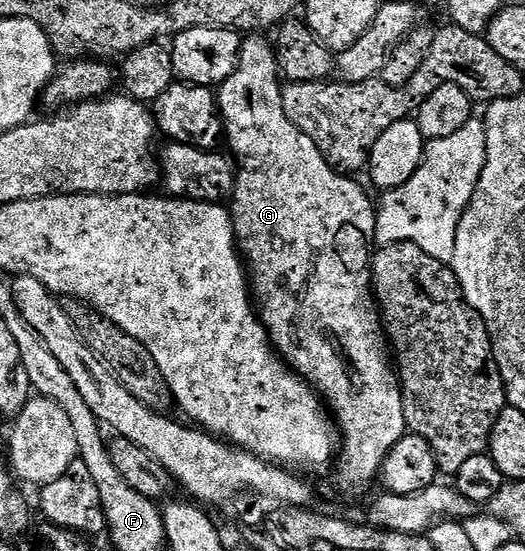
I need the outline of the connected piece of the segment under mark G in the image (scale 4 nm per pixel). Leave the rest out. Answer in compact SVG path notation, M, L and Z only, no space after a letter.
M257 33L242 38L241 56L237 62L235 73L231 73L231 77L227 77L227 81L221 84L217 95L217 105L221 108L221 122L225 124L224 138L227 140L227 147L229 143L228 150L237 164L237 184L231 200L233 232L237 234L237 246L247 264L248 274L251 276L251 291L255 296L256 306L259 308L259 318L265 324L265 331L273 342L273 350L285 360L289 370L296 371L321 396L324 406L328 408L335 420L341 446L339 451L341 468L337 471L337 487L341 491L361 491L364 487L371 486L373 479L375 483L381 474L381 466L387 453L391 453L391 449L395 449L395 445L407 433L405 414L403 413L401 380L391 362L391 347L387 342L381 309L378 307L373 293L373 269L369 239L371 243L371 237L377 234L377 207L374 200L373 203L369 200L368 193L353 180L356 178L336 171L325 160L323 153L315 145L315 141L311 141L311 137L307 137L307 133L300 131L291 121L291 117L287 117L287 113L283 109L282 90L283 83L279 78L274 44L270 40L268 43L265 37Z

